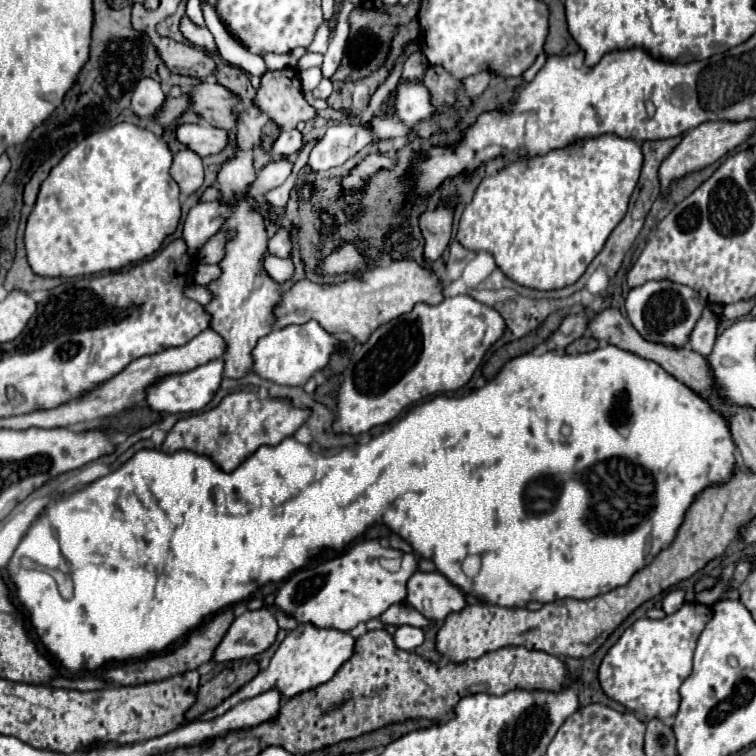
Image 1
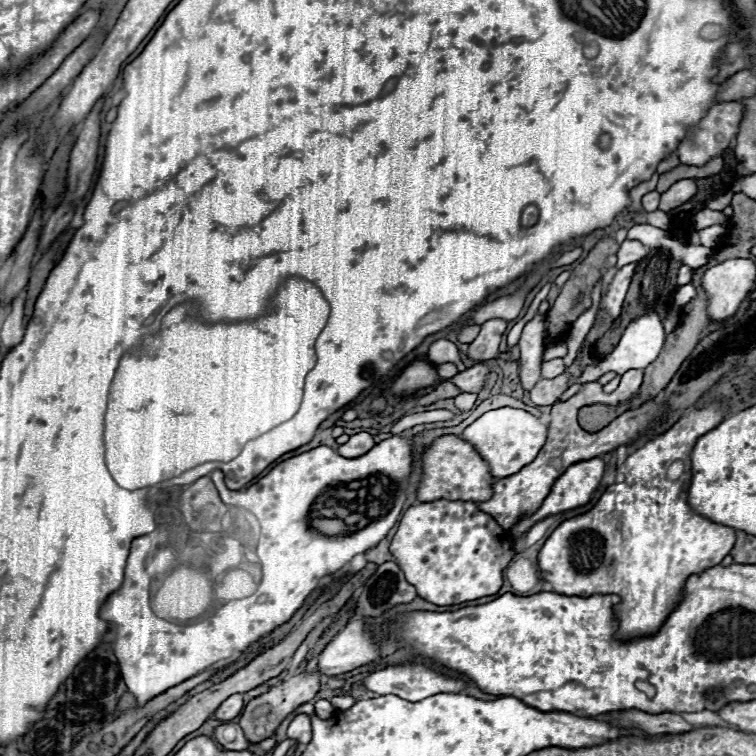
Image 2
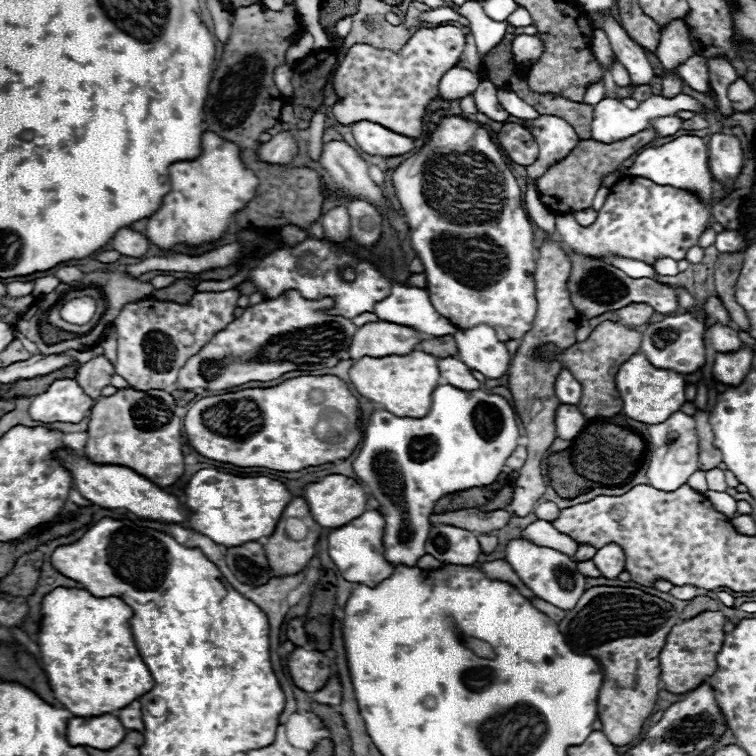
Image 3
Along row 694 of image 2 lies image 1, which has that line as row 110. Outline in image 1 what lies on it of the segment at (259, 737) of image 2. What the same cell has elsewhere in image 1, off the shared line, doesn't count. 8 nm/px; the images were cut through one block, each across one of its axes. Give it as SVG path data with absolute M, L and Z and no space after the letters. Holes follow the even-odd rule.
M294 68L268 70L260 80L254 104L282 130L292 130L300 120L308 122L316 116L316 110L304 100Z

